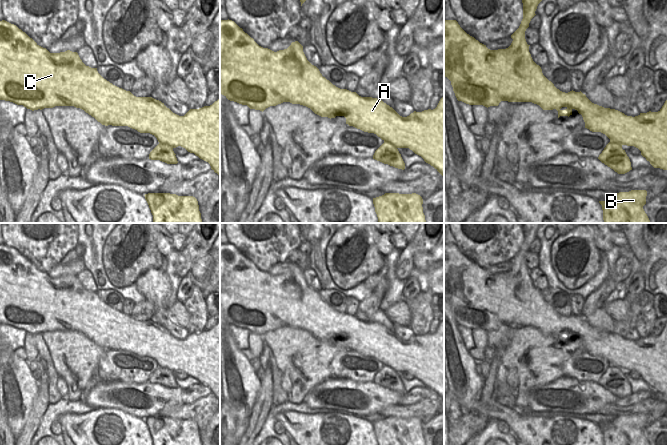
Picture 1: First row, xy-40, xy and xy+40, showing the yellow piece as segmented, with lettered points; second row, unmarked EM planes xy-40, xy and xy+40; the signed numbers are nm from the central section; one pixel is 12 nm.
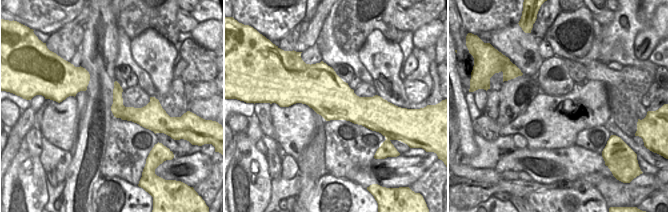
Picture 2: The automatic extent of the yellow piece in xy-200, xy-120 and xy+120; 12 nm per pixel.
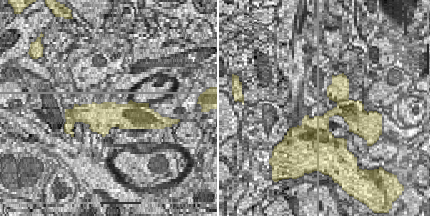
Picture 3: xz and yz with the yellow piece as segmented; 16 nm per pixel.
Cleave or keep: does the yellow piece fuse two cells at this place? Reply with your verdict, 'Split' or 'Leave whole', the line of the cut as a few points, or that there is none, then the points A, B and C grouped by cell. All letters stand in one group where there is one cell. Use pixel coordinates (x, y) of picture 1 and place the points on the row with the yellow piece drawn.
Split. Split along xy-40 (159, 142), (173, 147). Groups: A C / B

